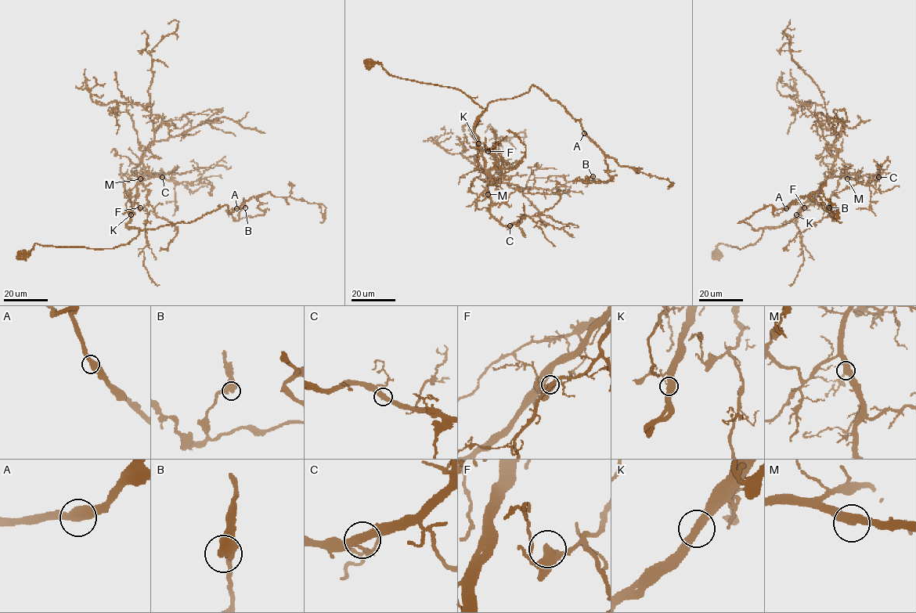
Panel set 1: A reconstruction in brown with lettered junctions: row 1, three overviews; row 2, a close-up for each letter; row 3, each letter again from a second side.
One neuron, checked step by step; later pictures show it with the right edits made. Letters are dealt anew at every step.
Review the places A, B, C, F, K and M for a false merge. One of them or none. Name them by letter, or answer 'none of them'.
none of them

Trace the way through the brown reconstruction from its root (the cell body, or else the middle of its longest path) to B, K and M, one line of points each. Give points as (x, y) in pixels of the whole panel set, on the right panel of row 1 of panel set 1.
B: (716, 254), (759, 239), (762, 228), (738, 223), (768, 206), (809, 196), (834, 219), (829, 207)
K: (716, 254), (719, 244), (738, 249), (753, 245), (761, 238), (766, 227), (784, 225), (796, 214)
M: (716, 254), (715, 249), (721, 243), (741, 249), (753, 245), (766, 227), (787, 223), (829, 177), (847, 178)

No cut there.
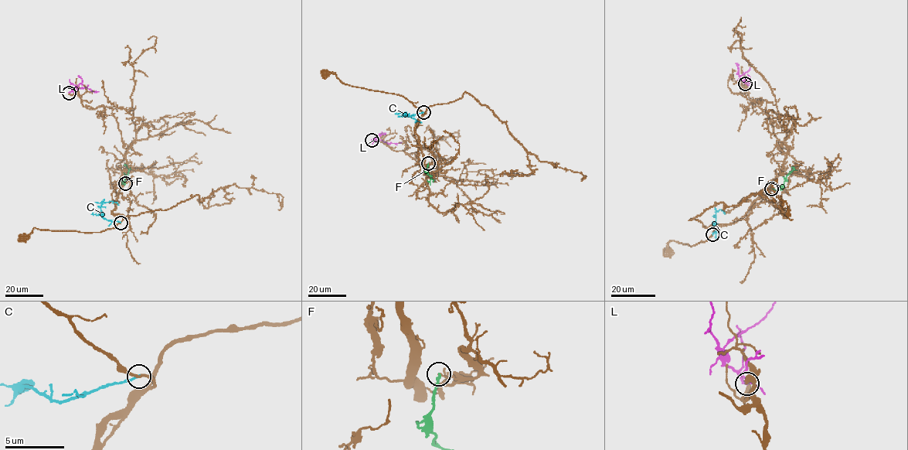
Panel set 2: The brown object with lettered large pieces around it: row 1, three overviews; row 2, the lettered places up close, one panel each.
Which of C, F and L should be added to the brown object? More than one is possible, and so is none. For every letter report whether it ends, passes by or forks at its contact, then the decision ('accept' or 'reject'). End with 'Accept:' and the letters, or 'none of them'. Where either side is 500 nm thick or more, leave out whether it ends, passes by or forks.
C: it ends | reject
F: it ends | reject
L: it ends | reject
Accept: none of them

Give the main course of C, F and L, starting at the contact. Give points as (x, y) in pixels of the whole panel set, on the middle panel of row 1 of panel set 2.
C: (423, 112), (409, 116), (403, 114), (422, 122)
F: (428, 162), (427, 173), (431, 177), (430, 182), (426, 180)
L: (372, 140), (376, 138), (389, 143), (401, 142)

